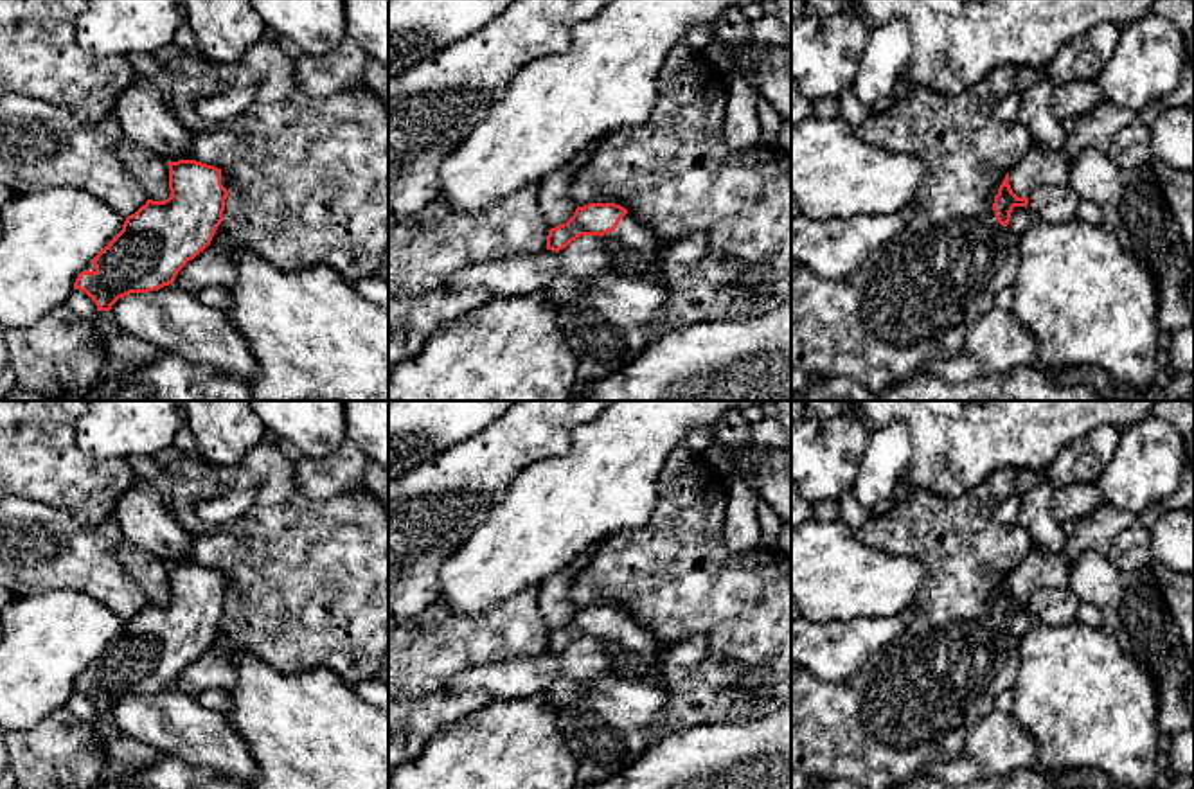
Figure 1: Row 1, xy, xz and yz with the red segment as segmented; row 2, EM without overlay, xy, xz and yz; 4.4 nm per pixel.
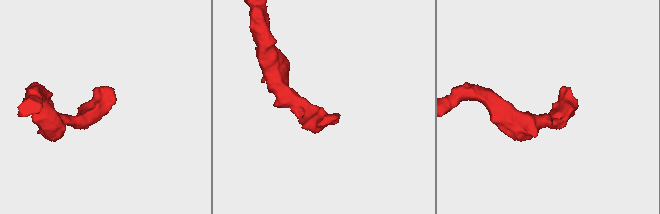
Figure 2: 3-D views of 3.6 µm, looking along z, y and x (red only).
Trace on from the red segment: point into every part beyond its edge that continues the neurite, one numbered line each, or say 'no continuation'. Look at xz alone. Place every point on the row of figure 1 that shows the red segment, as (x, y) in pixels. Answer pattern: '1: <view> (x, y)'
1: xz (639, 245)

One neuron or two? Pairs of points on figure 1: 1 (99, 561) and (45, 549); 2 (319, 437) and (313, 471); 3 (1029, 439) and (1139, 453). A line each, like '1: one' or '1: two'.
1: one
2: two
3: two

